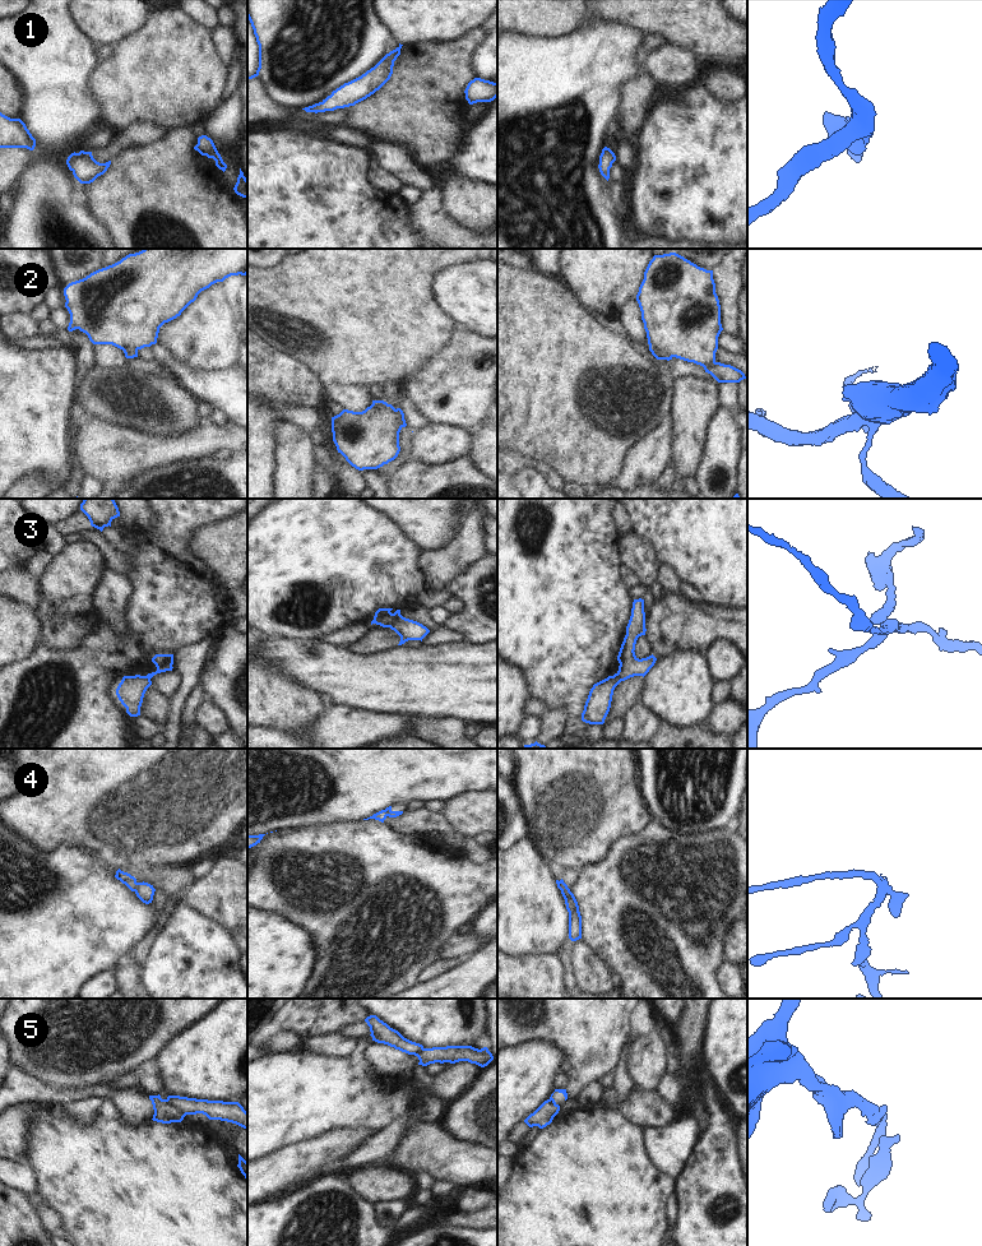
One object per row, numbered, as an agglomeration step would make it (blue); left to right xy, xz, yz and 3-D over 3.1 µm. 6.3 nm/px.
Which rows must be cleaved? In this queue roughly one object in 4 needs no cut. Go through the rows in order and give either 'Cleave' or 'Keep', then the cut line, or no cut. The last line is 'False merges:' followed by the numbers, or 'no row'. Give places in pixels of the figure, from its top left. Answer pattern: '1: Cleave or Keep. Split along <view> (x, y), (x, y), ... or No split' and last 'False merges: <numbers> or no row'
1: Keep. No split
2: Cleave. Split along yz (649, 343), (671, 357)
3: Cleave. Split along xz (399, 614), (389, 626)
4: Cleave. Split along xy (137, 883), (134, 890)
5: Cleave. Split along xy (163, 1099), (185, 1115)
False merges: 2, 3, 4, 5

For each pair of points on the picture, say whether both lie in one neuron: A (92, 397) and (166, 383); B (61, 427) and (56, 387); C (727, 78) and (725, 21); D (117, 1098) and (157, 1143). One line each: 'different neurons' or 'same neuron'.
A: same neuron
B: same neuron
C: different neurons
D: different neurons

